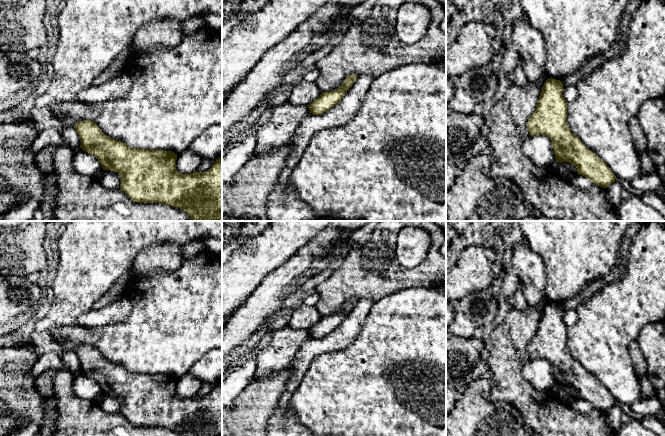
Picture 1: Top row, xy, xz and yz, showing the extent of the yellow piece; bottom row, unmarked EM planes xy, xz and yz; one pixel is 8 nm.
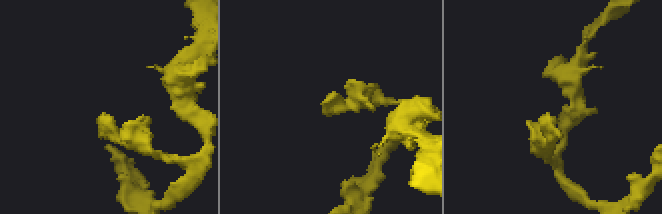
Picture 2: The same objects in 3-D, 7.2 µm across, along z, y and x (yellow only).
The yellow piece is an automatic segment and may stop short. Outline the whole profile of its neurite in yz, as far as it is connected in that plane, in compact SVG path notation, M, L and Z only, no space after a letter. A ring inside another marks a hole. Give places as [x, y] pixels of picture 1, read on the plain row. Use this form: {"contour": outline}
{"contour": "M546 304L536 333L527 346L529 358L548 360L552 365L556 386L571 387L577 392L578 398L587 401L594 409L607 412L615 406L616 400L568 351L568 326L562 319L563 311L560 304Z"}

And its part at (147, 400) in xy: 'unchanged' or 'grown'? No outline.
unchanged

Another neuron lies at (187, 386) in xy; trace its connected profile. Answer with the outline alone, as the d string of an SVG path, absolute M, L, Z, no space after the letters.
M189 374L177 378L176 393L180 398L190 398L197 395L204 381Z

